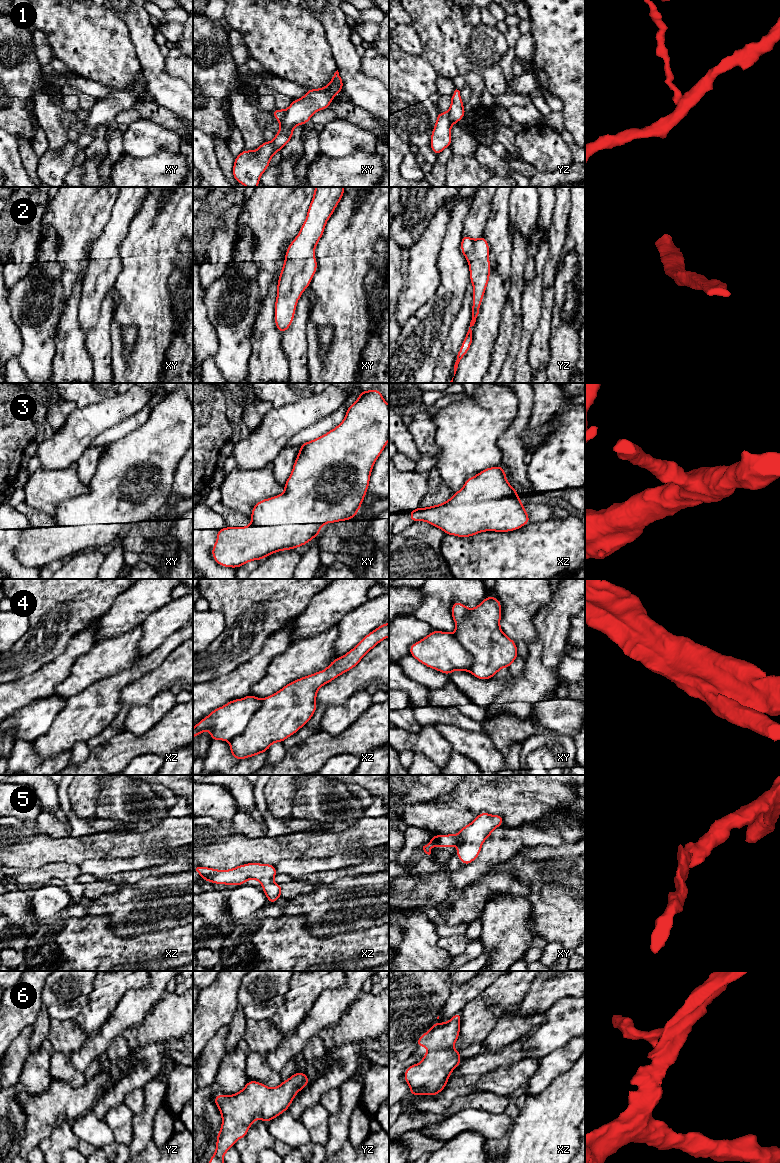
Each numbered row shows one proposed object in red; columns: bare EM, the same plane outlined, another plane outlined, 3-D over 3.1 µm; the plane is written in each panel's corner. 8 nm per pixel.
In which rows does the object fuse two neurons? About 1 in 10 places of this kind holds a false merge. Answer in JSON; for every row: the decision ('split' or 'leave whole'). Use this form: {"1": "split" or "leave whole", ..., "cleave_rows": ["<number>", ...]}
{"1": "split", "2": "leave whole", "3": "leave whole", "4": "leave whole", "5": "leave whole", "6": "leave whole", "cleave_rows": ["1"]}

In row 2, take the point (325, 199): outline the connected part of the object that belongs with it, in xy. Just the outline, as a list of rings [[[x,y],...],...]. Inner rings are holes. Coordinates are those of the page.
[[[315,187],[314,195],[307,211],[307,217],[300,232],[288,246],[284,265],[278,278],[277,298],[274,305],[275,324],[281,334],[291,326],[297,302],[314,277],[317,270],[317,260],[314,256],[315,247],[322,238],[327,220],[332,216],[344,192],[344,187]]]

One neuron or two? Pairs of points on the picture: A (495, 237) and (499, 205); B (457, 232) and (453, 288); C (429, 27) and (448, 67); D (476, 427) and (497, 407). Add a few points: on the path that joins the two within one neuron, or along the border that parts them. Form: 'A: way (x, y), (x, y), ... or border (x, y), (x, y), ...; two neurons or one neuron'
A: way (497, 229), (499, 213); one neuron
B: way (453, 246), (453, 274); one neuron
C: way (439, 37), (445, 43), (448, 57); one neuron
D: way (481, 422), (492, 411); one neuron

